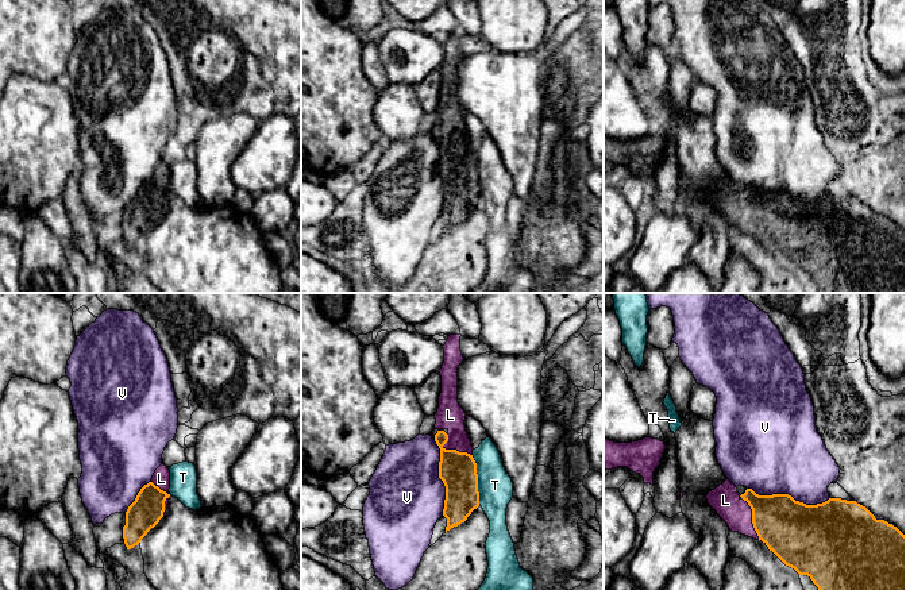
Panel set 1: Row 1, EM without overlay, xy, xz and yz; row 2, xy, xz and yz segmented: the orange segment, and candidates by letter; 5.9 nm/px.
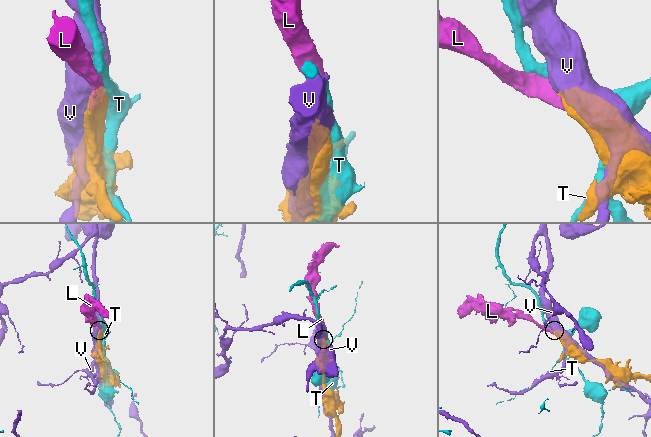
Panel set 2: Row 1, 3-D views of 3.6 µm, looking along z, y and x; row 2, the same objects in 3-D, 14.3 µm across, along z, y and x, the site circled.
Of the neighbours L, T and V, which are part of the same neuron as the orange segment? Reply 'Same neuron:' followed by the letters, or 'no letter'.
Same neuron: L

